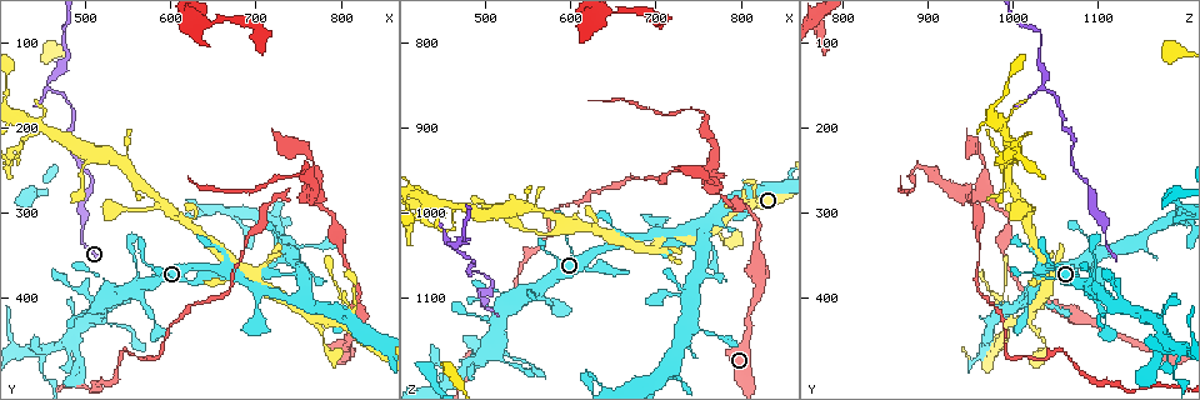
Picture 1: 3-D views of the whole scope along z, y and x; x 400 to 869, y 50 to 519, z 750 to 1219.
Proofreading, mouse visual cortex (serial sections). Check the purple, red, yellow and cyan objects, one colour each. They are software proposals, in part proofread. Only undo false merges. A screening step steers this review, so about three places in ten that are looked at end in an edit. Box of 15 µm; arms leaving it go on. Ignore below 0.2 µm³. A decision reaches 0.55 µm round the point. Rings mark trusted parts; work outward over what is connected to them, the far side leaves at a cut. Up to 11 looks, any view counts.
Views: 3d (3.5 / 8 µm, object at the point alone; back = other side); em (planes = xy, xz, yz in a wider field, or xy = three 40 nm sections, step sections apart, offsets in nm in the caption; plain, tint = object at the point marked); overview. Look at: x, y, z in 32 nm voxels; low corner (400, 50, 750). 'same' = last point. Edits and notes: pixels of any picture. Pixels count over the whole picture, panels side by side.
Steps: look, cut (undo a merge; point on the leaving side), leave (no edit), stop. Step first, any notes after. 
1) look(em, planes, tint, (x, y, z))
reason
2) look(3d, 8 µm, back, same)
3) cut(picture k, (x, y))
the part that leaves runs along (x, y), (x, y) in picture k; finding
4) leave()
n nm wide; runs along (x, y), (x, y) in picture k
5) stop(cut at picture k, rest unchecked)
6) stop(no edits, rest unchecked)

look(3d, 3.5 µm, (750, 400, 1015))
abrupt turn

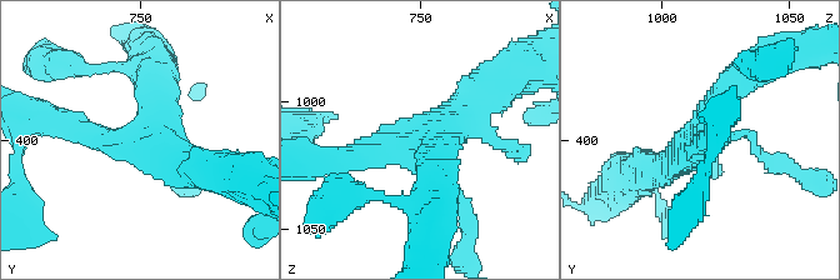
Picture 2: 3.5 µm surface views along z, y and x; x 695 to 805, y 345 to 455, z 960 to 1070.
look(em, xy, step 2, tint, (754, 401, 1015))
need the tissue

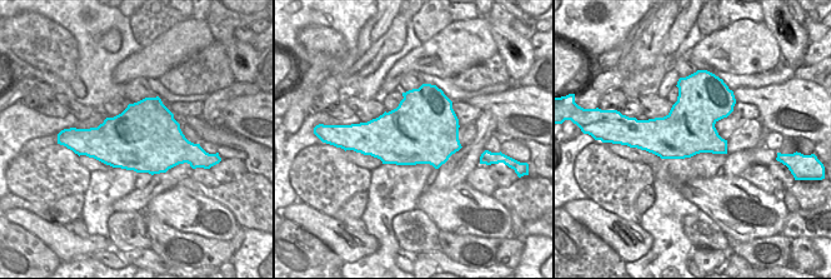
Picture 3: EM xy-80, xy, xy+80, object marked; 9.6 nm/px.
look(em, xy, step 1, tint, same)

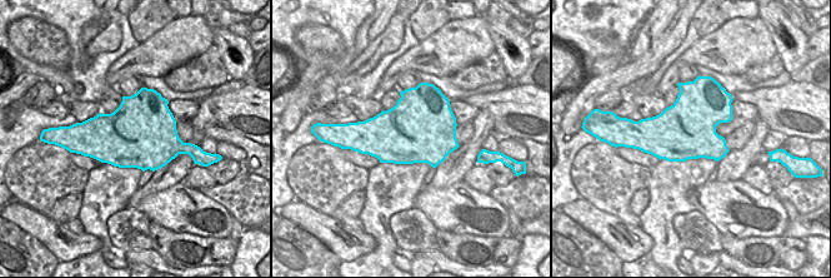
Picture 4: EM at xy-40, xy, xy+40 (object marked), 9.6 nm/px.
leave()
runs along (71, 125), (144, 144), (151, 75) in picture 2; continuous, no second cell

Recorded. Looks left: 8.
look(3d, 3.5 µm, (850, 460, 965))

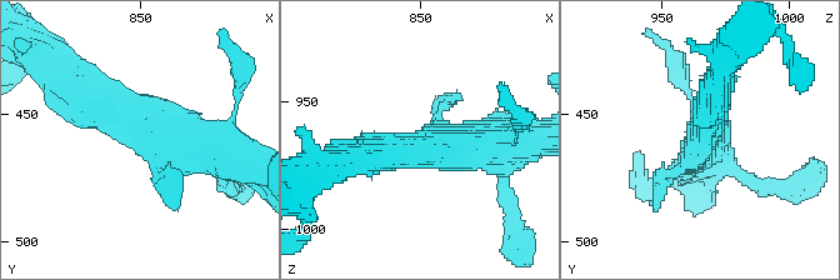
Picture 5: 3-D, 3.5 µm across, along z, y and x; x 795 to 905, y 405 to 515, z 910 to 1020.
look(em, xy, step 1, tint, (849, 455, 969))

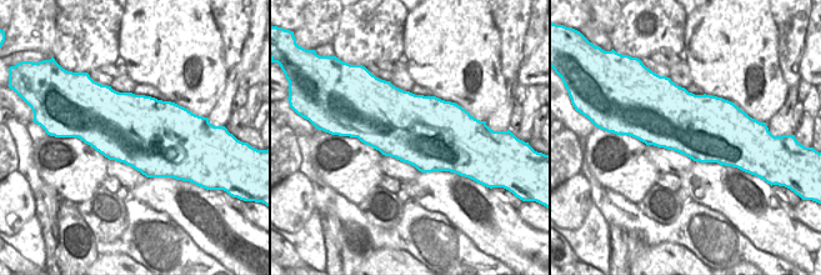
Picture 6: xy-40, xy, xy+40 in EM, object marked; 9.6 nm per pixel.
leave()
runs along (69, 83), (156, 148), (169, 186) in picture 5; one cell here

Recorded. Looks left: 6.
look(3d, 3.5 µm, (755, 280, 950))
small branch off a trunk

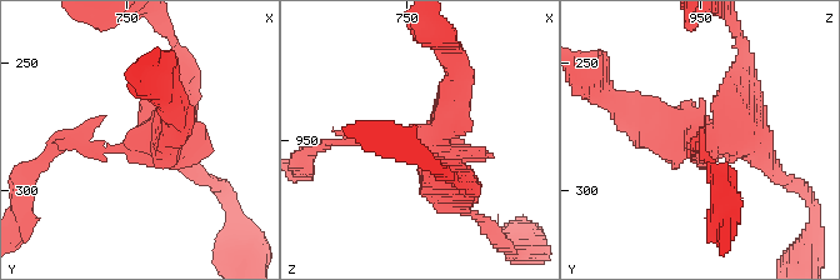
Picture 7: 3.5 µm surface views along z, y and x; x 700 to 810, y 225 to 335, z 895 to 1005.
look(em, planes, tint, (758, 281, 953))
now the EM

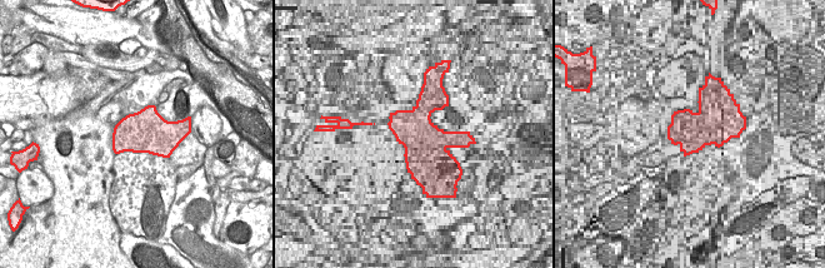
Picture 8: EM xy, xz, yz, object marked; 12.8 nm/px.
cut(picture 7, (65, 135))
the part that leaves runs along (108, 148), (63, 140), (35, 163) in picture 7; two cells meet here

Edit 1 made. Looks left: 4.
look(overview)

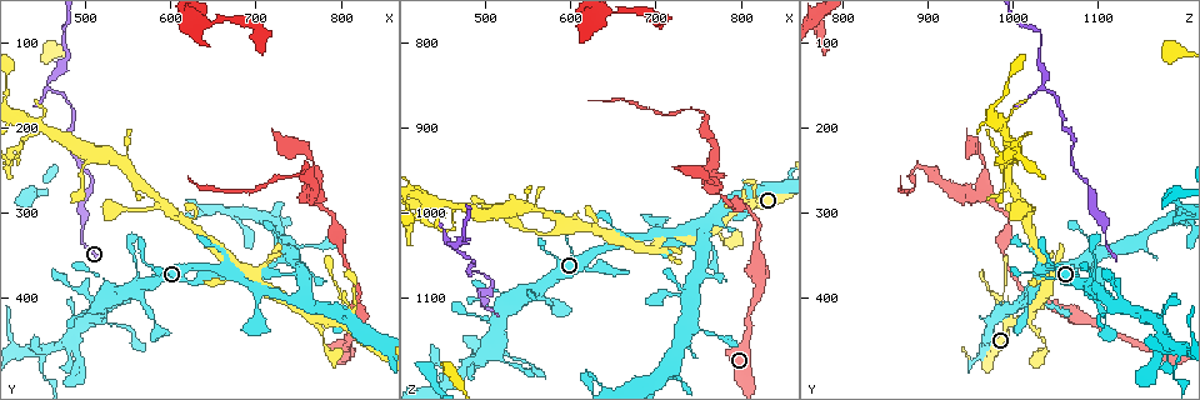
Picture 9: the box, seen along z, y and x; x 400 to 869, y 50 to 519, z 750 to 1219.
look(3d, 8 µm, (455, 155, 1035))
abrupt turn

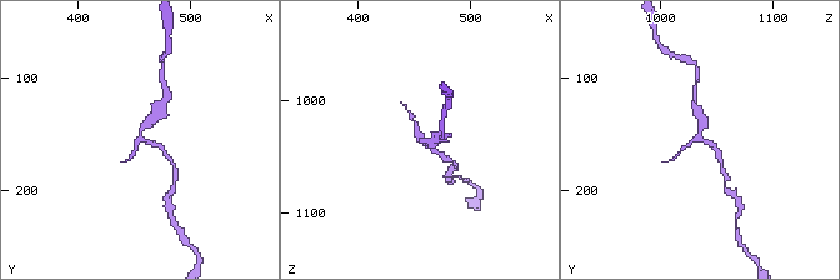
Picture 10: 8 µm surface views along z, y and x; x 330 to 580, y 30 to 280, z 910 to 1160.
look(em, xy, step 5, tint, (454, 152, 1036))
now the EM

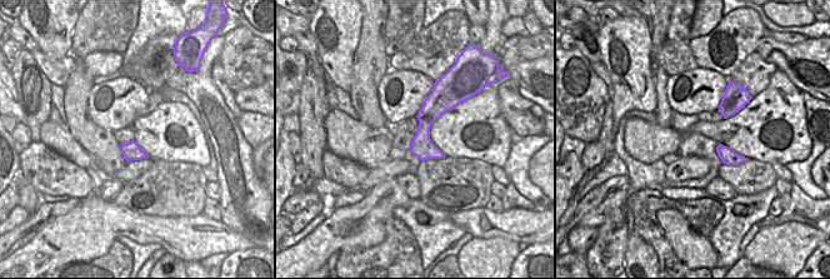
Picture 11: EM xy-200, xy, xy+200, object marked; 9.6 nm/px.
leave()
runs along (720, 155), (700, 139), (698, 109) in picture 10; one cell here

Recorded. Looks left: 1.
stop(cut at picture 7, rest unchecked)

